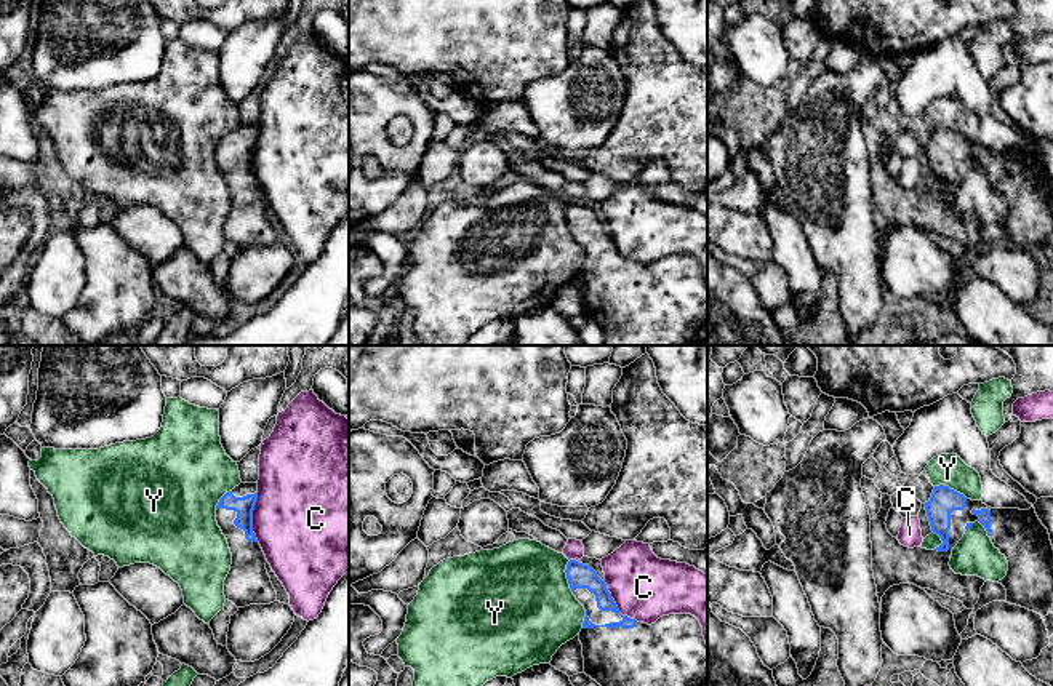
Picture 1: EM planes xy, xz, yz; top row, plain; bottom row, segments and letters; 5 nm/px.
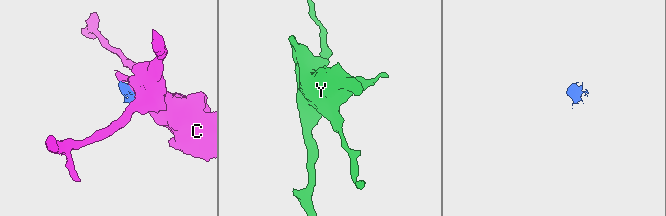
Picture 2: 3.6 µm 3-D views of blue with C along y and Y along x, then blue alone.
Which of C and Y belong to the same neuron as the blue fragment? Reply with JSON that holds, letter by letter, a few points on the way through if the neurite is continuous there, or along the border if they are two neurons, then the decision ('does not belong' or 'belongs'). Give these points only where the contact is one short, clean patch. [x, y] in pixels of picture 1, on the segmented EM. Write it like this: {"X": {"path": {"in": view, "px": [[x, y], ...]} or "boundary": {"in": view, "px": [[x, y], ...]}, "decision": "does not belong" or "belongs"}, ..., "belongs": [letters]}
{"C": {"decision": "does not belong"}, "Y": {"decision": "does not belong"}, "belongs": []}

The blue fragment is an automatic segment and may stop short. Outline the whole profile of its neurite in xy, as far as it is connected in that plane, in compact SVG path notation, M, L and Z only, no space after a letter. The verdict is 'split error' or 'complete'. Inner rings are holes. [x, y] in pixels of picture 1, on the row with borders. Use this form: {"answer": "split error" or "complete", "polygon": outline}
{"answer": "split error", "polygon": "M258 481L240 483L216 505L216 521L227 539L232 564L224 580L224 596L237 608L270 604L277 592L266 569L266 555L253 532Z"}

